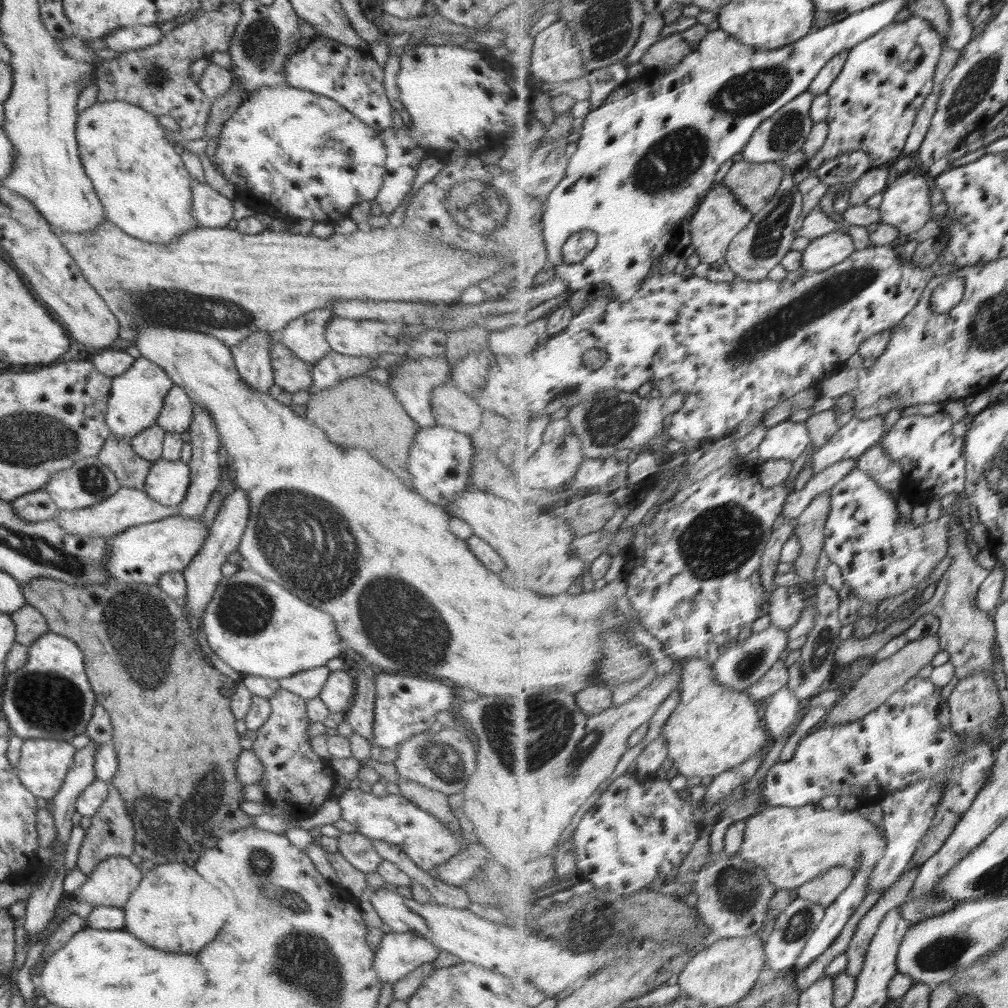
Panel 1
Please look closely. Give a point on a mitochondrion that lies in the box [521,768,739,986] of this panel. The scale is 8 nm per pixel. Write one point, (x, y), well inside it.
(590, 927)

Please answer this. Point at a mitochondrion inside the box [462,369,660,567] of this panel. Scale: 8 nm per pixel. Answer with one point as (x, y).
(610, 420)

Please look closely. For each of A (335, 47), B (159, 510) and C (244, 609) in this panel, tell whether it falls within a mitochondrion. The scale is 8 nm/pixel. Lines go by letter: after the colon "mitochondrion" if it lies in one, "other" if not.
A: other
B: other
C: mitochondrion

